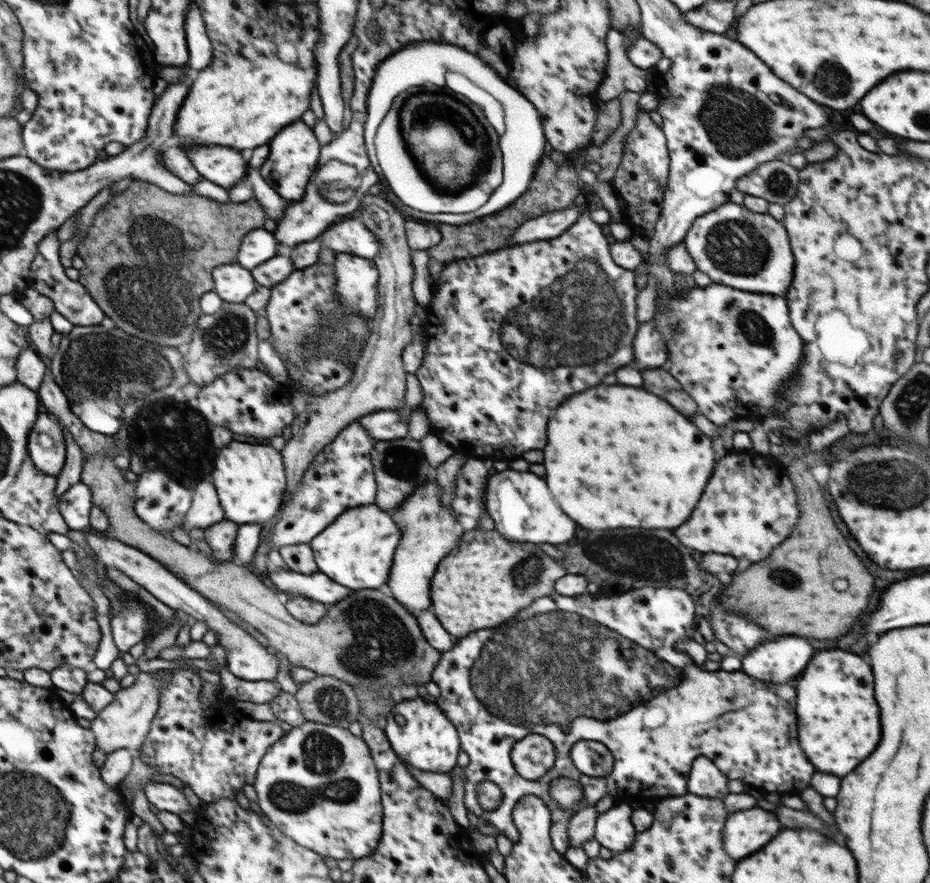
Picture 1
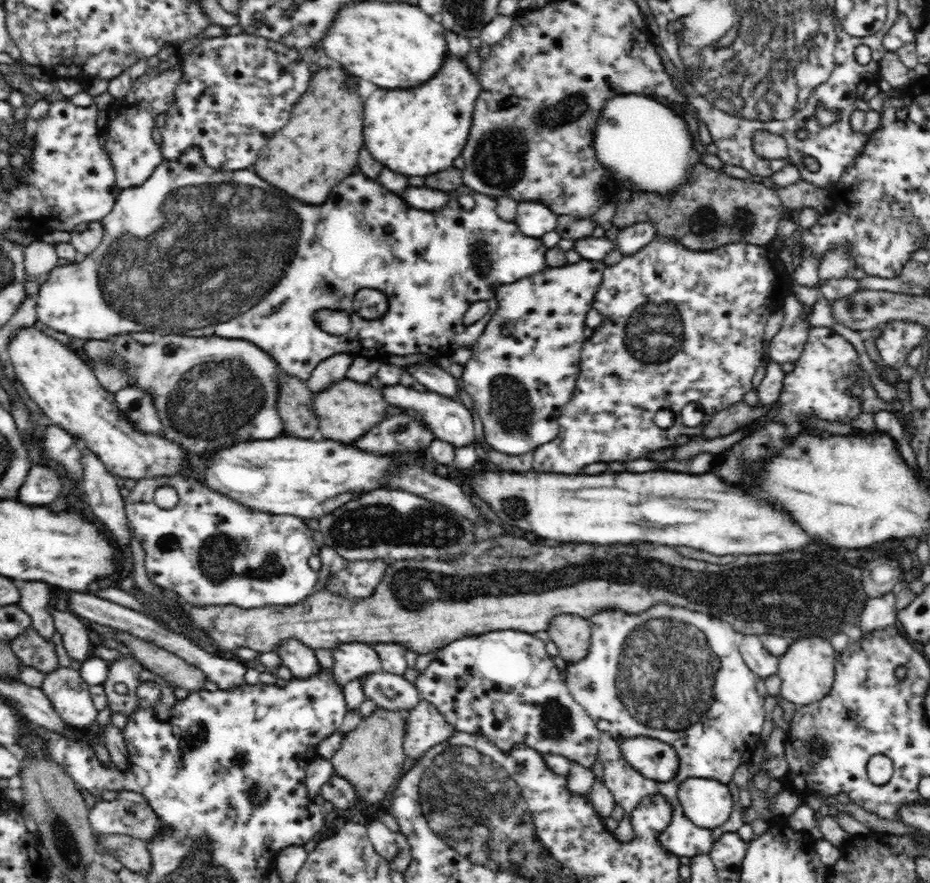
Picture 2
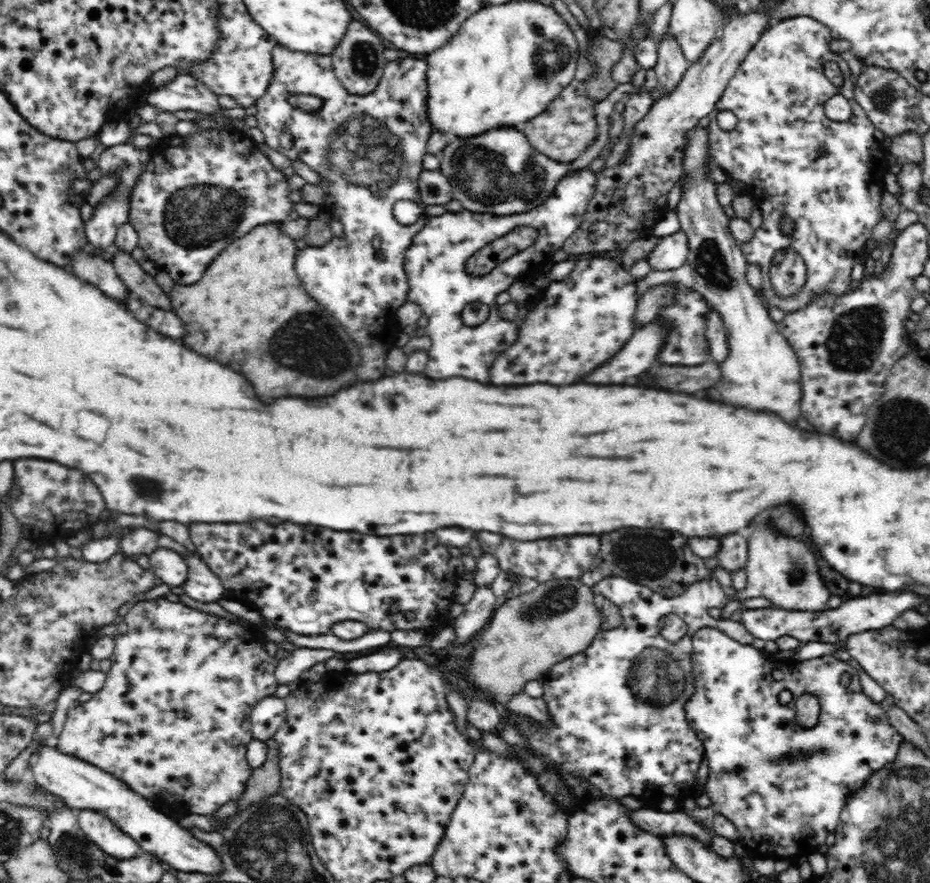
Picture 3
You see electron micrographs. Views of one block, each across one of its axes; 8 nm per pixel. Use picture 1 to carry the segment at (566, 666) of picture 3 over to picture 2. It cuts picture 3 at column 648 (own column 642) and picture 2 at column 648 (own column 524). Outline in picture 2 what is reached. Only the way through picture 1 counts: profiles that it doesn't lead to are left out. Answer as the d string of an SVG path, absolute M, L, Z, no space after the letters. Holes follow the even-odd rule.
M658 604L642 614L604 610L590 618L590 626L592 626L592 646L582 660L567 663L565 681L570 694L574 696L574 701L584 708L600 731L601 740L597 748L599 760L604 768L603 782L614 795L617 804L622 806L625 814L618 828L612 832L613 835L620 842L629 843L634 840L636 834L631 822L632 810L640 804L644 796L662 795L672 805L673 818L668 829L660 832L658 841L666 850L679 858L682 856L694 858L698 854L709 854L712 844L718 842L724 832L737 832L745 824L743 807L740 803L740 787L733 781L734 771L739 766L750 764L766 720L764 703L769 696L768 689L765 686L765 679L753 673L742 658L739 651L742 634L736 632L730 624L716 620L708 614L690 612L686 608L678 608L670 604ZM652 616L660 616L660 618L652 618ZM646 642L652 642L652 652L650 648L646 648ZM637 736L658 739L670 744L676 750L680 766L670 782L656 782L646 778L622 757L620 741ZM687 778L710 778L728 786L733 796L734 810L725 824L712 829L699 828L685 816L678 798L678 790L682 781Z

